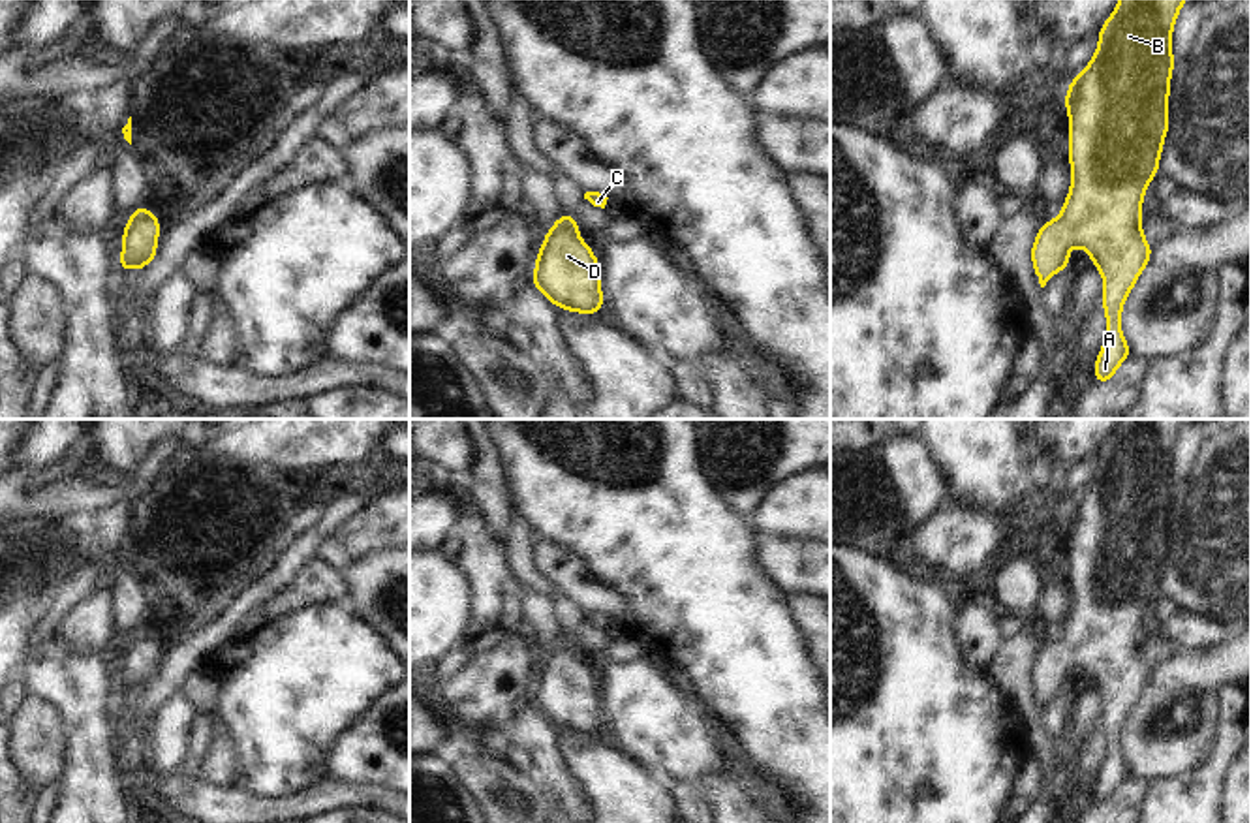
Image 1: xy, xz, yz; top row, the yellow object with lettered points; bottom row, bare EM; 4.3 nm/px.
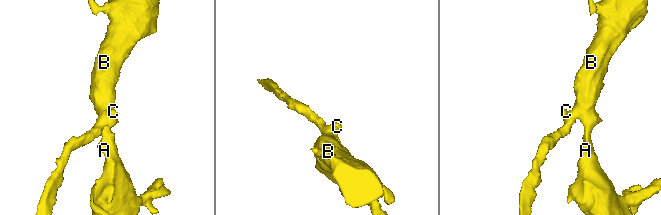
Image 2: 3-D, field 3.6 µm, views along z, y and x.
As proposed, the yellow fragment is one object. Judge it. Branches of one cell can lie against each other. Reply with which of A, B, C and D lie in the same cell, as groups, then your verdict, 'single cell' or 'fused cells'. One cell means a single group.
A B C D; single cell

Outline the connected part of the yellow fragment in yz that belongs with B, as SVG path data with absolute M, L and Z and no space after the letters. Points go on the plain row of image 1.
M1120 419L1099 449L1099 466L1088 487L1069 504L1063 528L1069 534L1071 609L1061 637L1042 643L1031 667L1031 686L1041 708L1071 688L1069 671L1084 669L1104 705L1106 755L1095 778L1095 806L1114 800L1118 787L1133 778L1121 753L1121 731L1148 688L1151 665L1142 652L1142 624L1168 554L1172 451L1189 419Z

